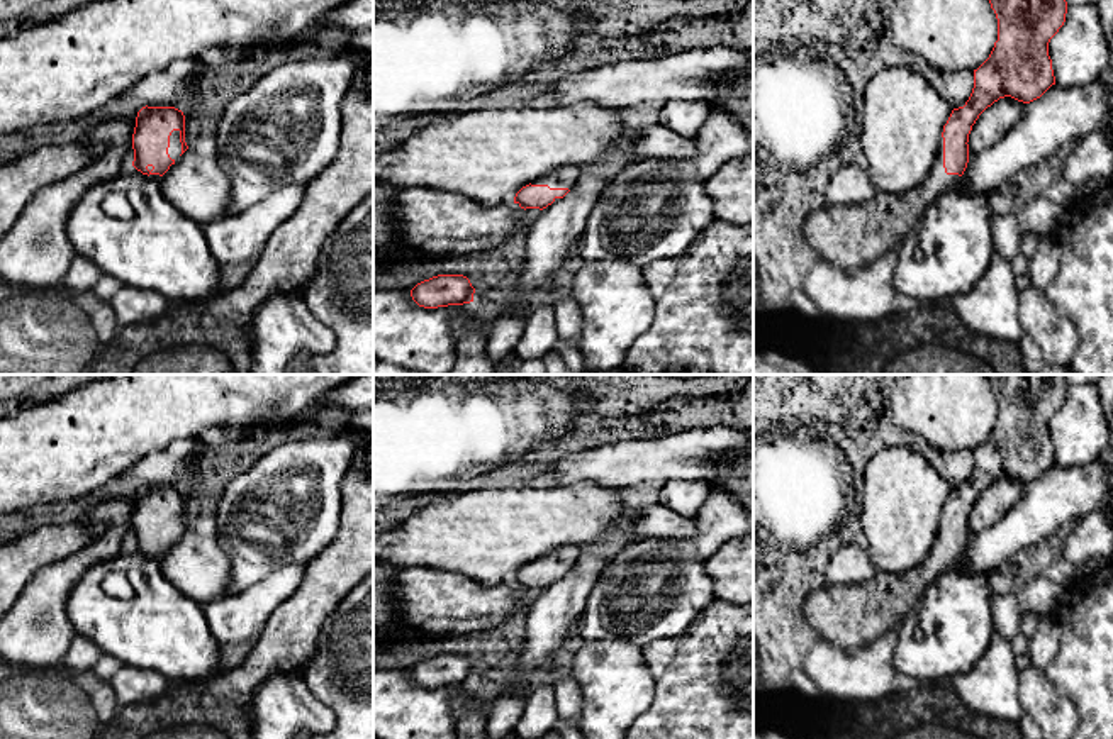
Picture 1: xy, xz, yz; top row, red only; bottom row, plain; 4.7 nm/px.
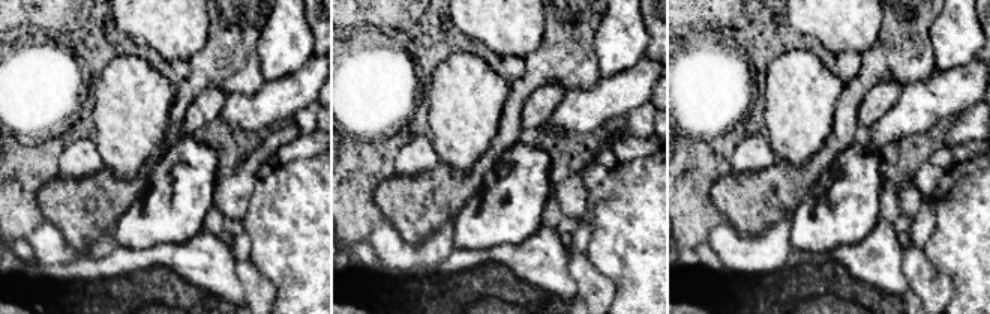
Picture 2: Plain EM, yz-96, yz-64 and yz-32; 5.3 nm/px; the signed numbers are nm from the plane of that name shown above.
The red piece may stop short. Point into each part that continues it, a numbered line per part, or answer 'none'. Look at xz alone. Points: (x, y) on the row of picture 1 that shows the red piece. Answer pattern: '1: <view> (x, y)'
1: xz (565, 177)

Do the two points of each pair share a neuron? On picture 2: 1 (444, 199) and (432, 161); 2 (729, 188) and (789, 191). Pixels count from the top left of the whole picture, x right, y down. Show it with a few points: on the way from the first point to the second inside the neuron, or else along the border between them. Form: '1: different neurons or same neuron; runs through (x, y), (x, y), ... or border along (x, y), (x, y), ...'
1: different neurons; border along (441, 163), (434, 169), (401, 176)
2: same neuron; runs through (744, 194), (774, 194)

